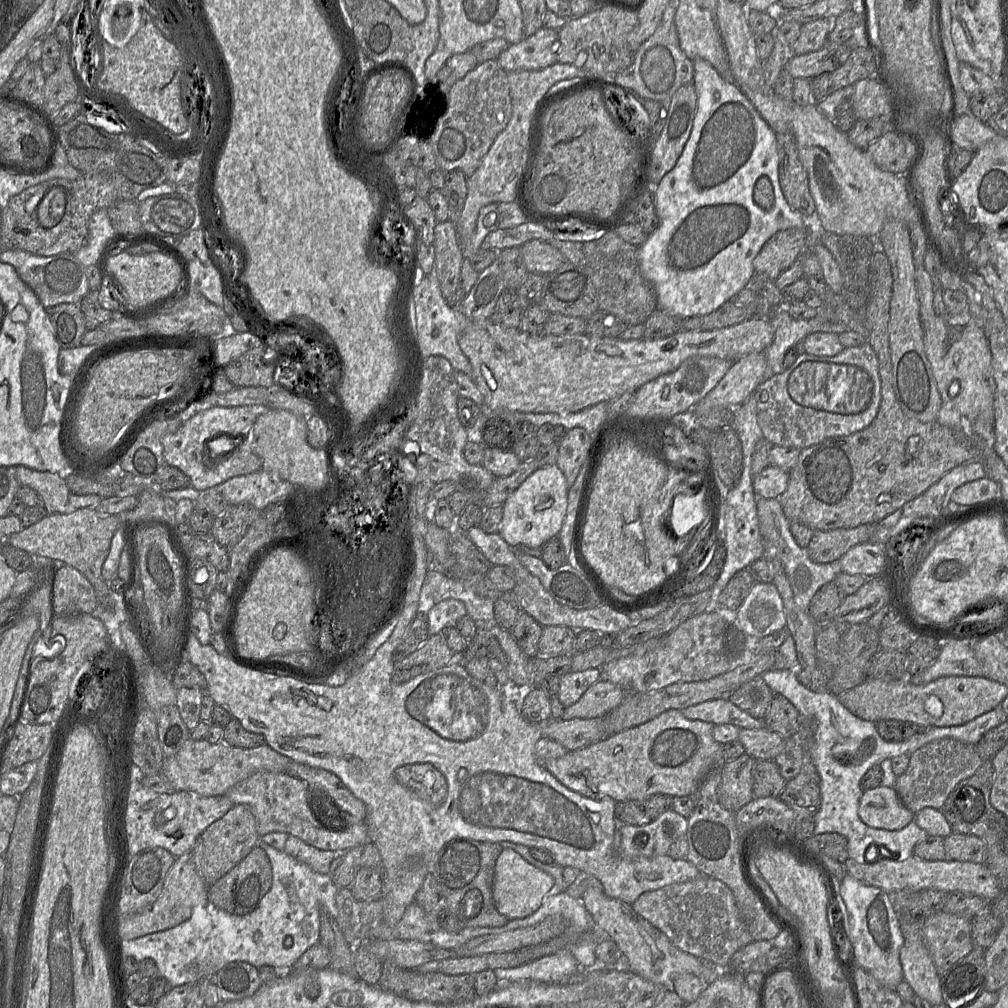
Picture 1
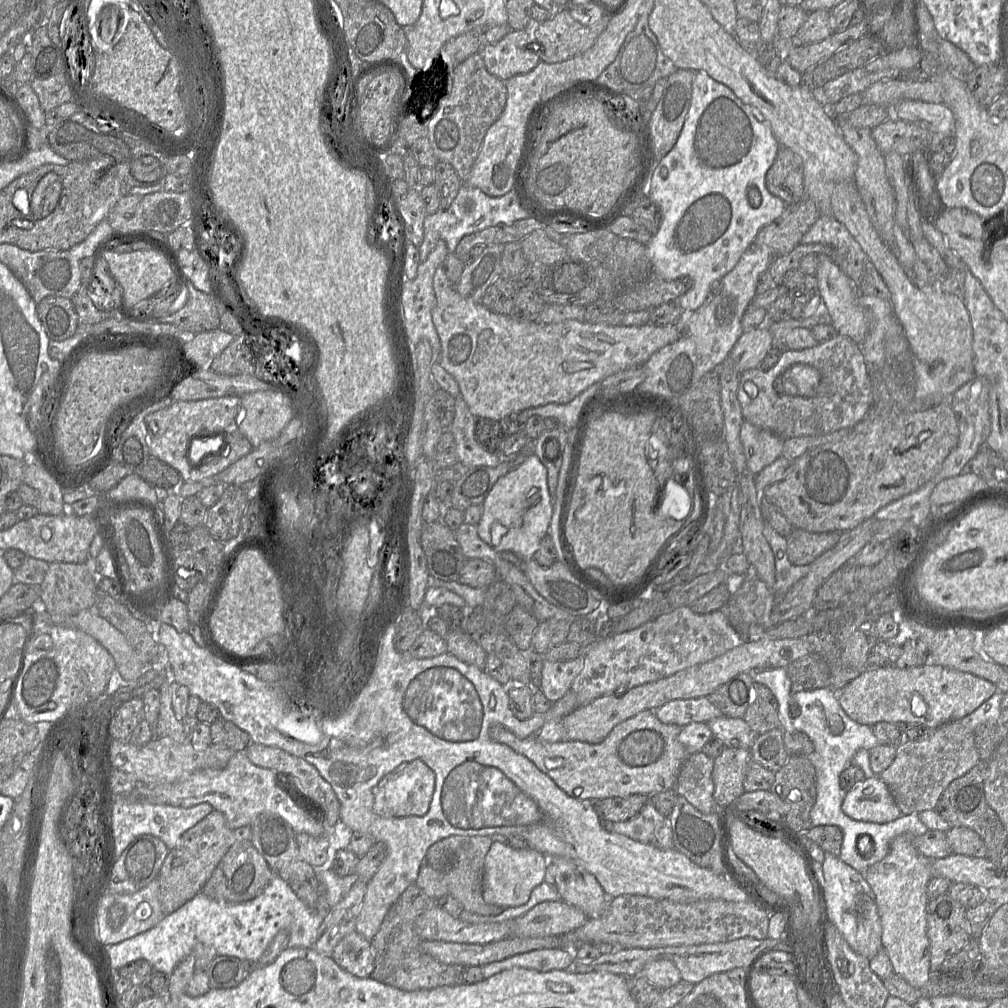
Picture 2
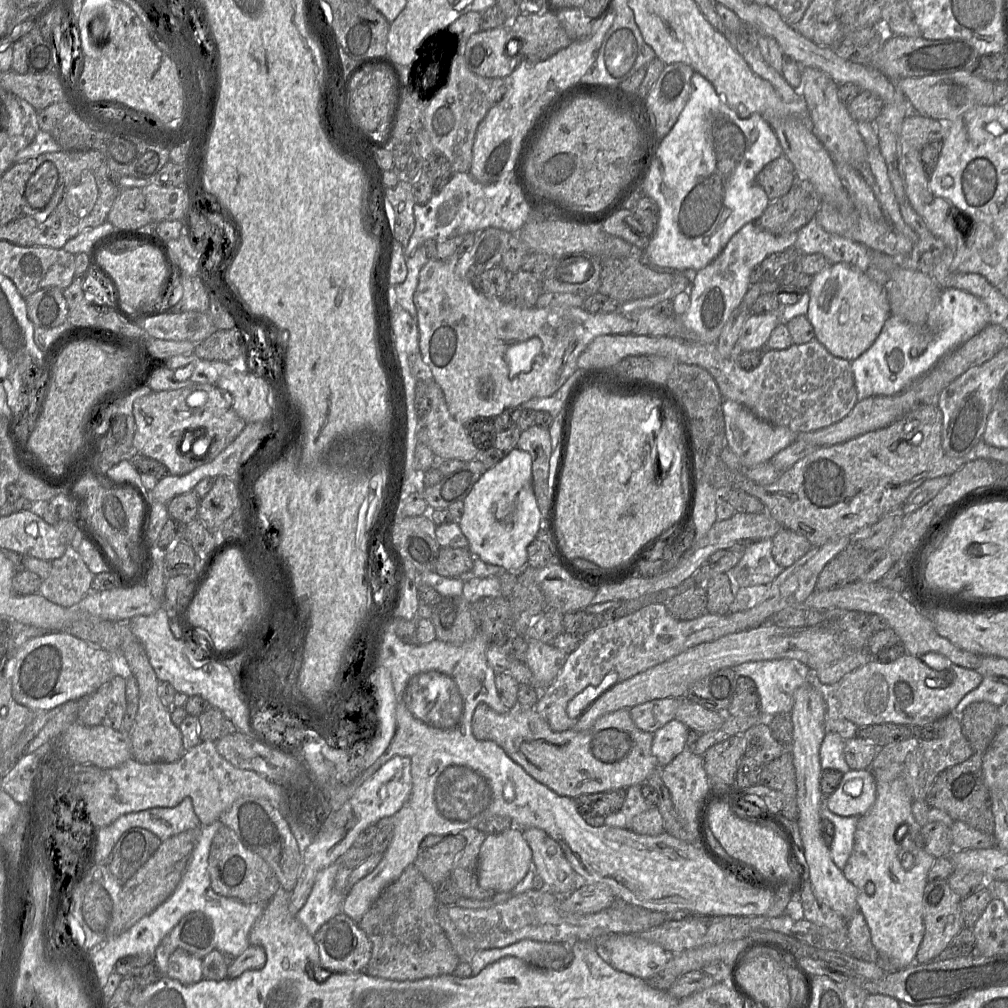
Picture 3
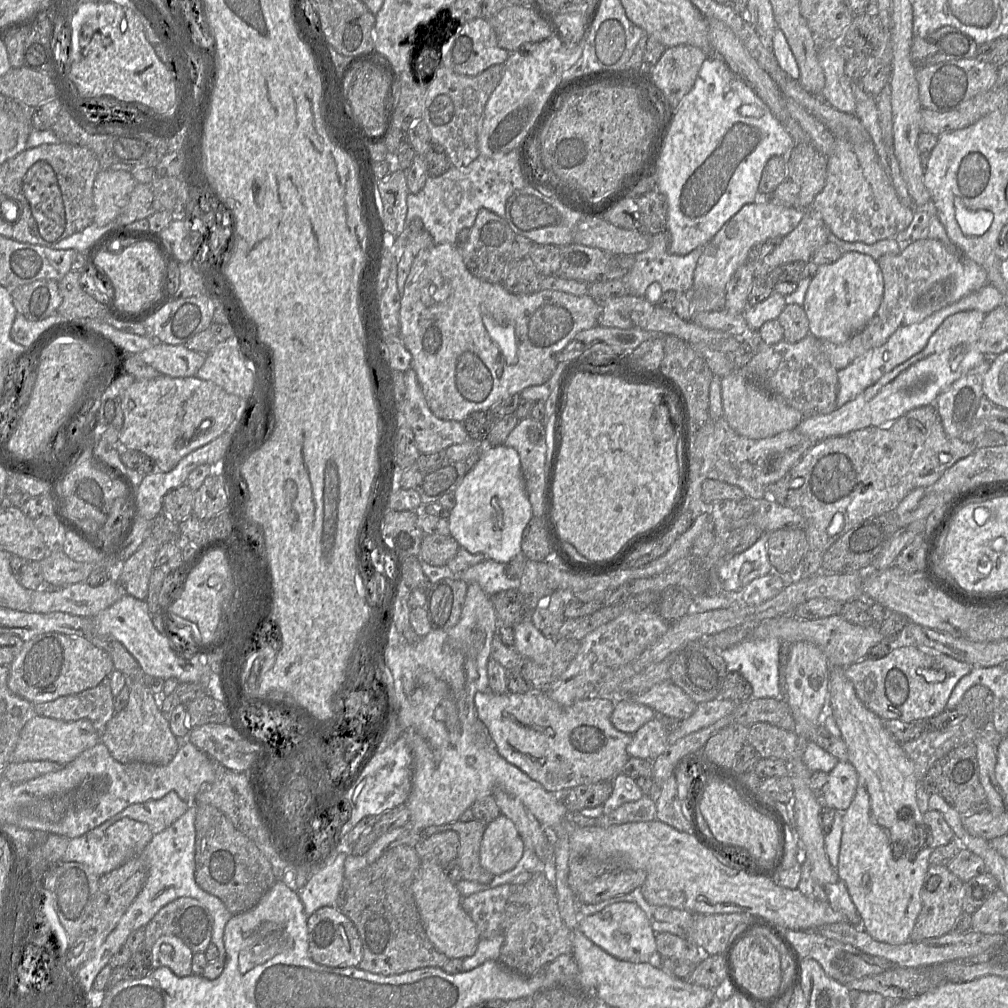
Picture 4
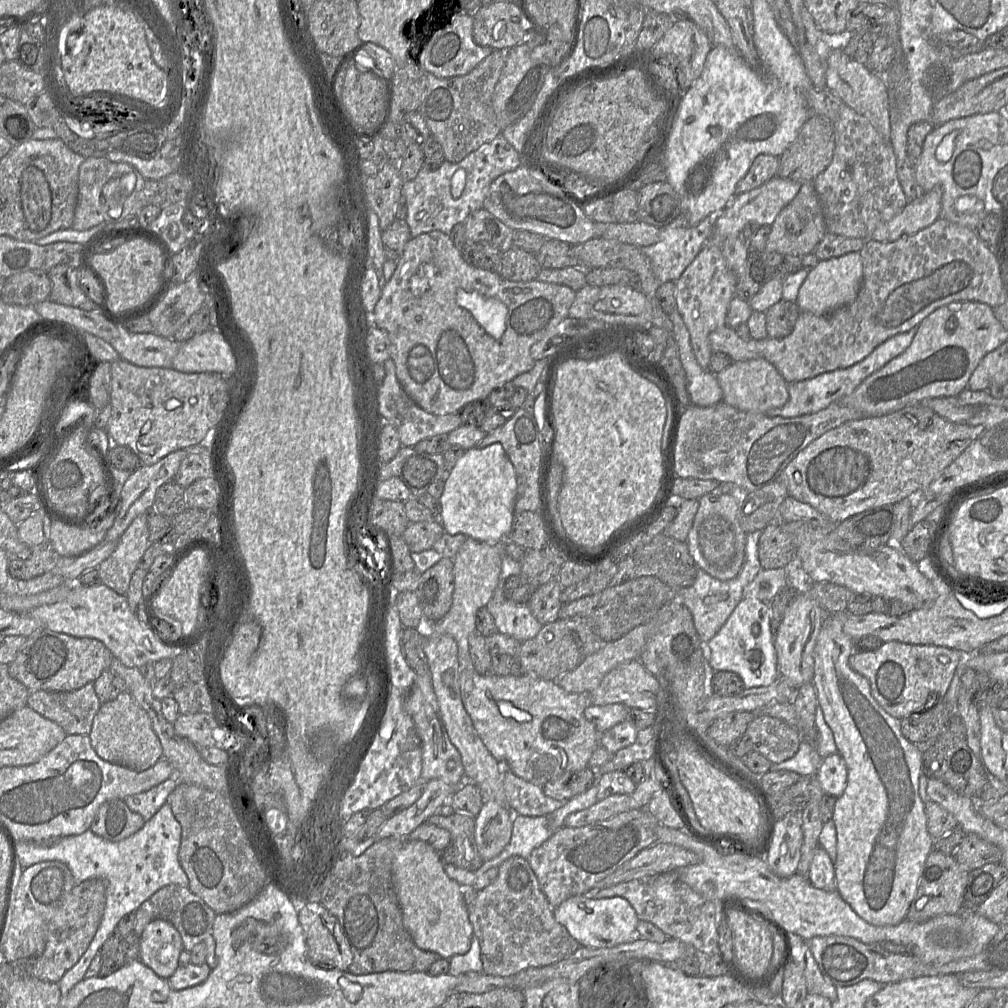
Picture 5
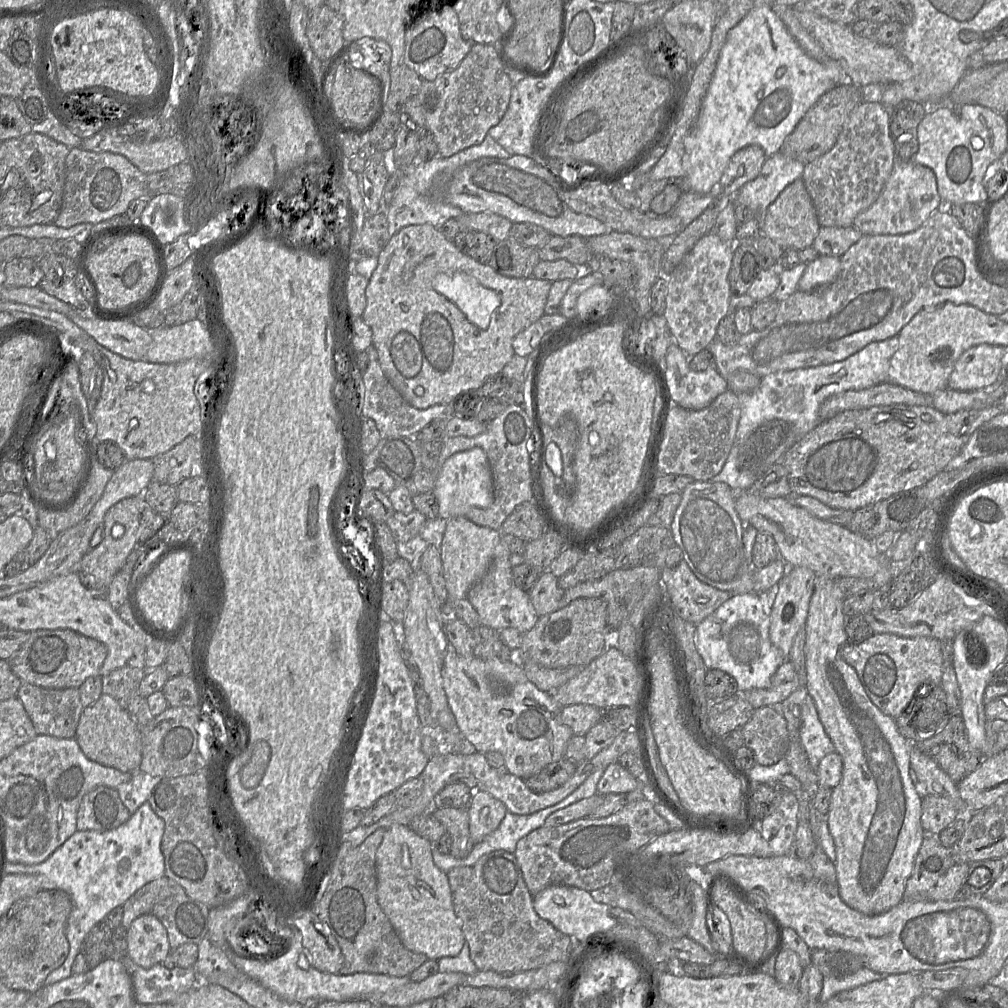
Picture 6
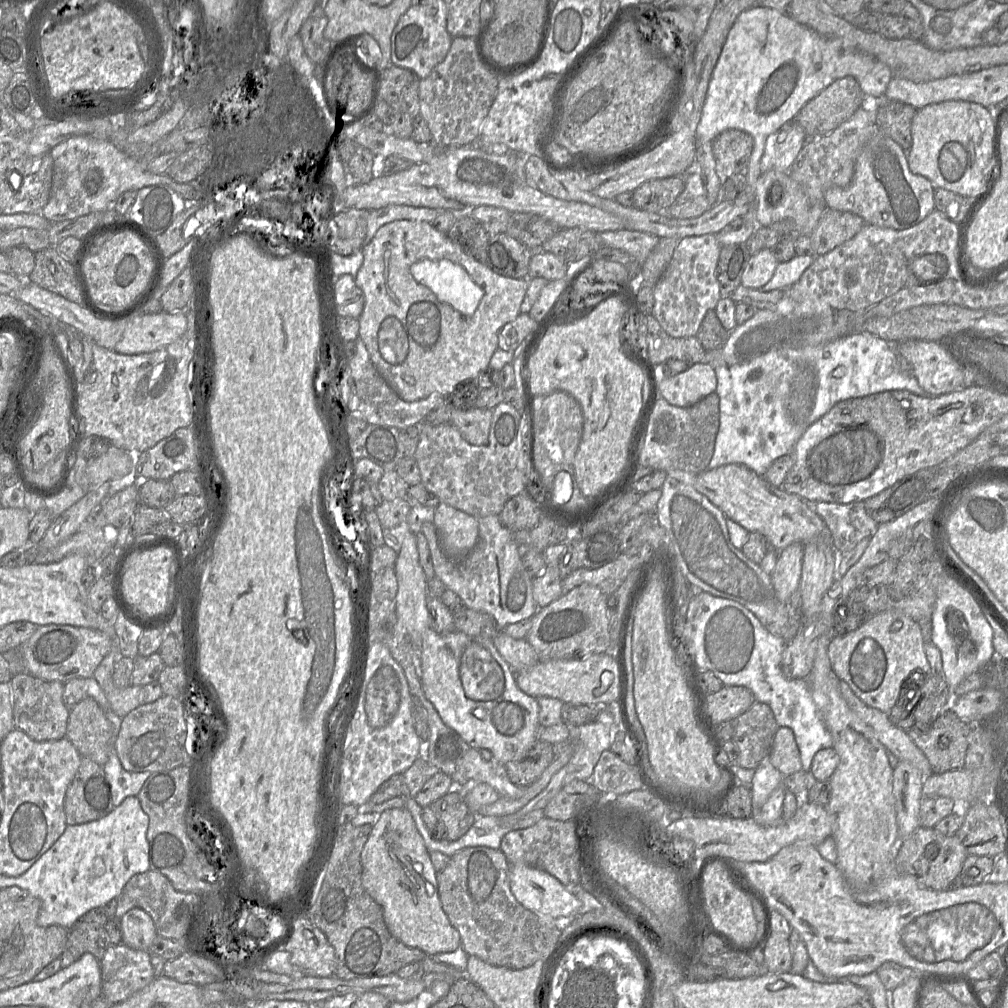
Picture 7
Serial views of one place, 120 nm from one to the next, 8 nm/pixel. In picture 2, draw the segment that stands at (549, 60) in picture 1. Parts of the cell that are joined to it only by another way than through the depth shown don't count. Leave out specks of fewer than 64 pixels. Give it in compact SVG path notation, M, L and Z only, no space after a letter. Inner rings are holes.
M533 22L526 31L510 30L498 43L480 50L487 70L503 81L533 70L541 61L539 55L527 48L534 40Z

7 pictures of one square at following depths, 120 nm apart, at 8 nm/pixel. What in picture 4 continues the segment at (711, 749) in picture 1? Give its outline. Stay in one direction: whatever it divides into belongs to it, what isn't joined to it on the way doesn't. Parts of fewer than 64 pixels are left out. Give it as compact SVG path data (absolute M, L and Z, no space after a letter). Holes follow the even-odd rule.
M529 690L523 694L495 694L488 691L477 692L474 703L477 715L487 727L499 754L548 792L561 792L580 785L611 781L616 775L623 773L630 758L627 746L632 735L613 726L611 715L615 699L611 696L592 695L570 705L562 705L552 700L547 692Z

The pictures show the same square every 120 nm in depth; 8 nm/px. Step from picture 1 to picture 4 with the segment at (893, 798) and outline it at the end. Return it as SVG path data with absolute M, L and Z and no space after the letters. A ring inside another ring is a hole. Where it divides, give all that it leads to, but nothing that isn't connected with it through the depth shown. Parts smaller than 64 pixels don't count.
M839 761L828 773L822 804L840 811L847 810L854 799L857 783L858 775L854 766L848 761Z

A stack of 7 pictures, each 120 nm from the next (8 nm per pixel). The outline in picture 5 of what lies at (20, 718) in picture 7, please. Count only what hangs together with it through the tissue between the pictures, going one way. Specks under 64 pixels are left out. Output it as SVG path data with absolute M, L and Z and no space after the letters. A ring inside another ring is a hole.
M93 682L70 692L30 692L27 706L60 725L67 735L89 735L102 703Z

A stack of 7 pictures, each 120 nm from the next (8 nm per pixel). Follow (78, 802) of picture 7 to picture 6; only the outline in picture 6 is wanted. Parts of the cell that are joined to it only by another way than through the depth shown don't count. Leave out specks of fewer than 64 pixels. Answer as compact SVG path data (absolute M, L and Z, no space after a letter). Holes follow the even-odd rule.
M98 786L87 793L77 812L77 830L113 830L131 817L116 789Z

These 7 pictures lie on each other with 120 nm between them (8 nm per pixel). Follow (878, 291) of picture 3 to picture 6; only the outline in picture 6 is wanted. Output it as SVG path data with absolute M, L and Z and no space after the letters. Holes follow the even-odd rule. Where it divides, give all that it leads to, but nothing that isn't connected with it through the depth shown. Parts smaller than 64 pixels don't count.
M822 256L807 264L798 283L798 290L809 292L832 283L841 270L840 257Z

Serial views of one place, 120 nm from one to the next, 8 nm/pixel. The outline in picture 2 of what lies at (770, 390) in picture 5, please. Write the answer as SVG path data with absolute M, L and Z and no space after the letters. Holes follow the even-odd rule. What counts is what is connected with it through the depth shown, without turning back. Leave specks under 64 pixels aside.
M746 420L741 425L740 439L747 467L754 476L782 455L784 439Z

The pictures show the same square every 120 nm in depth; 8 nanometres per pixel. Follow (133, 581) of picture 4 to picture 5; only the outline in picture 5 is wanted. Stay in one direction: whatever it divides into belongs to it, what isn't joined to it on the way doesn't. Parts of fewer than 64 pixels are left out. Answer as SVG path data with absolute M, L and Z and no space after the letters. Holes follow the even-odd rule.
M142 514L120 536L114 552L96 568L102 583L126 595L132 575L150 544L147 514Z

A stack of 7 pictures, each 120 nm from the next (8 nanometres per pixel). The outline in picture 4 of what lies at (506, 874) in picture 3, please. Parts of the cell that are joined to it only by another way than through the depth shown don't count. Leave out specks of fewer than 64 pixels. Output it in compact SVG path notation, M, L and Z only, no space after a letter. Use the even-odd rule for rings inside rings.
M499 815L486 825L480 846L480 864L492 875L513 869L523 855L525 844L514 823Z

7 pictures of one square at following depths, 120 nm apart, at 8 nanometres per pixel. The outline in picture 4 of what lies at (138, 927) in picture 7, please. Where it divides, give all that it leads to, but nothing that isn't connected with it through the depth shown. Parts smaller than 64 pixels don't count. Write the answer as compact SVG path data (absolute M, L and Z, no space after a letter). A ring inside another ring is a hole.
M177 936L159 937L151 948L153 969L167 967L179 977L193 974L192 959L194 952Z

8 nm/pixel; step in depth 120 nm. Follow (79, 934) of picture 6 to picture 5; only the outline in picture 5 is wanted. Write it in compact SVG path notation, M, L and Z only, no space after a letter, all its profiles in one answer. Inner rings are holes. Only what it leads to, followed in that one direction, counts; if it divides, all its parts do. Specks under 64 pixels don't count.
M165 803L150 820L146 821L142 829L118 842L106 840L90 829L79 835L67 836L48 843L16 841L18 863L23 869L40 862L60 861L69 867L78 882L102 878L107 883L105 909L98 930L86 952L57 983L63 997L85 978L92 960L115 932L122 917L135 913L144 901L164 886L177 884L189 887L189 879L179 861L181 835L181 824L174 816L171 806Z

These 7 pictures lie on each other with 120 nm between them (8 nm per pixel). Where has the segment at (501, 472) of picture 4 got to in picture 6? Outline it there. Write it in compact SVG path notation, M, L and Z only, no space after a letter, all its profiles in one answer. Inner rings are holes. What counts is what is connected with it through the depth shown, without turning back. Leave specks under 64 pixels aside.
M480 447L451 455L442 464L432 491L439 503L439 517L465 517L472 508L487 508L494 501L492 472L485 451Z

